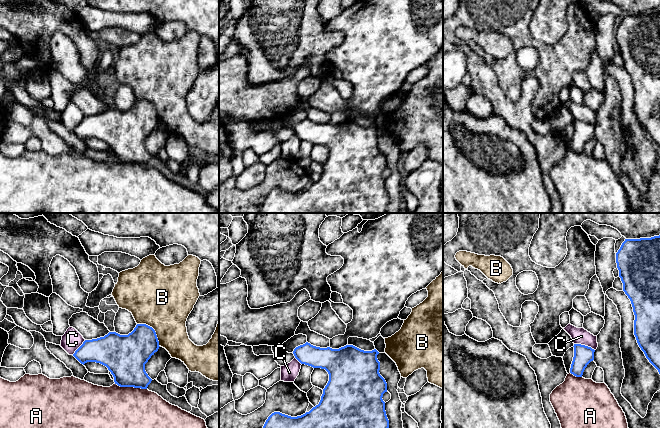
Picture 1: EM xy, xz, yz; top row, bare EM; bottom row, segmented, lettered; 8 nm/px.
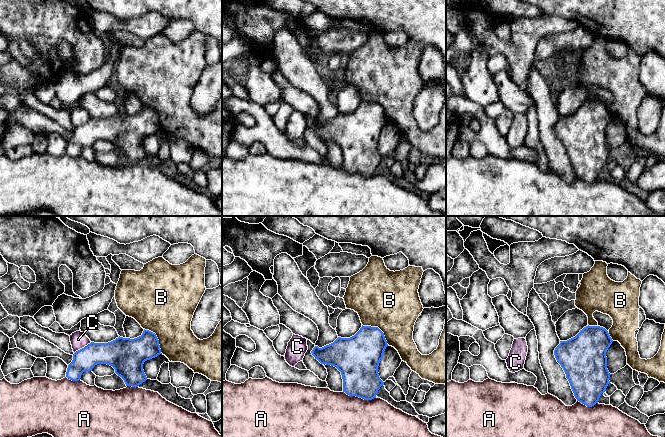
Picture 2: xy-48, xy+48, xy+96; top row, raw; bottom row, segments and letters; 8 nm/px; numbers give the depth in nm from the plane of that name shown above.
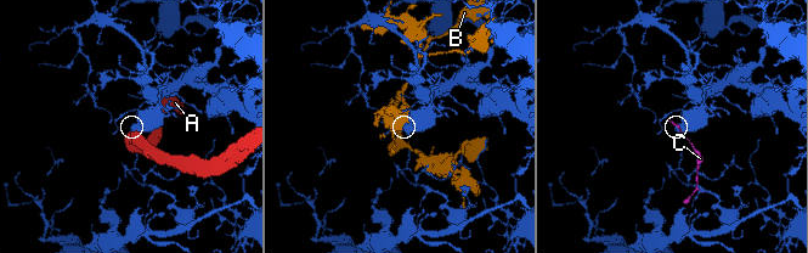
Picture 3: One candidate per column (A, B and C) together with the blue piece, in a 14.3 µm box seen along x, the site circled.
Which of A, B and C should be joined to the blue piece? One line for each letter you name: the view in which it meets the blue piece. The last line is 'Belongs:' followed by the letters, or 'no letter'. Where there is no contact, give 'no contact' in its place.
Belongs: no letter

